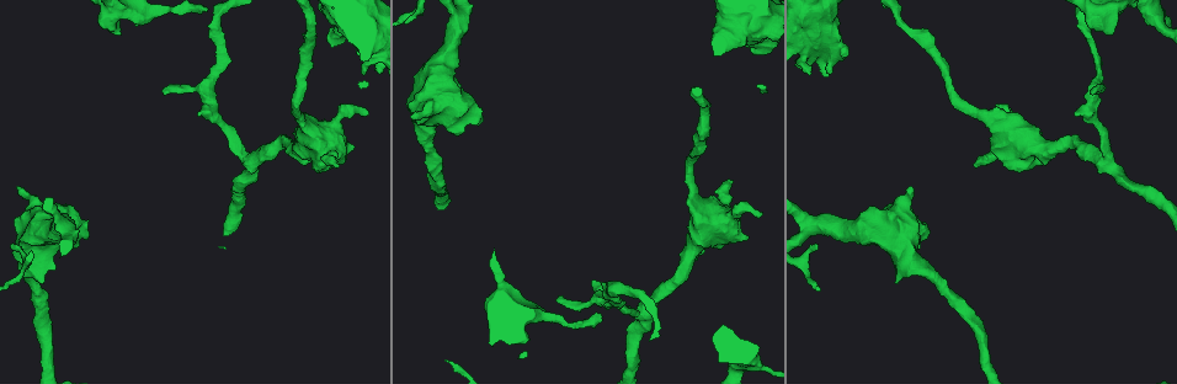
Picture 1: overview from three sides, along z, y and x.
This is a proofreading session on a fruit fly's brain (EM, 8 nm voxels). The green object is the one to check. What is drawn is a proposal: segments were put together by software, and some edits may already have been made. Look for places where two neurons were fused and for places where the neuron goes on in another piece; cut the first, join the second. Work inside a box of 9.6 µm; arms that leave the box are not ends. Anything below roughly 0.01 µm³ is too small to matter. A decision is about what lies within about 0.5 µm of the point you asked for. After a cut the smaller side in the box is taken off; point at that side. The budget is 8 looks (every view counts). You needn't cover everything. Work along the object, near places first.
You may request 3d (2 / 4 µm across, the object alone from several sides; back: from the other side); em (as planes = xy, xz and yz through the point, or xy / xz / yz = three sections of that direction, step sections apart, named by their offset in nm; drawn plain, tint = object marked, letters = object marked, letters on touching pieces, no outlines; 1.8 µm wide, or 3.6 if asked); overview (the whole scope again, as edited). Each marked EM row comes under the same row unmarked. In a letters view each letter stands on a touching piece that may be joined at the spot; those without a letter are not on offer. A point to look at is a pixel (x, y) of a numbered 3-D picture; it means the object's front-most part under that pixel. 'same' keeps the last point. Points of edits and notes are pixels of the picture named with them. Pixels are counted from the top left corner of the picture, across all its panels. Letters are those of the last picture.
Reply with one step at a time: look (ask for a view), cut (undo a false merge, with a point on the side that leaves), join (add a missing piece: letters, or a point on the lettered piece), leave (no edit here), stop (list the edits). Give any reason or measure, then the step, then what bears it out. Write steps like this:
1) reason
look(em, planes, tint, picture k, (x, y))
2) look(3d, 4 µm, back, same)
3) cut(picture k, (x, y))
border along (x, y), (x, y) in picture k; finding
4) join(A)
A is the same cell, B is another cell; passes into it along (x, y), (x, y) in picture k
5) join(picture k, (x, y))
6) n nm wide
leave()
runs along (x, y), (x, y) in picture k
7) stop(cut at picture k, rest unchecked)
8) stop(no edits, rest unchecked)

free end
look(em, xy, step 16, letters, picture 1, (208, 9))

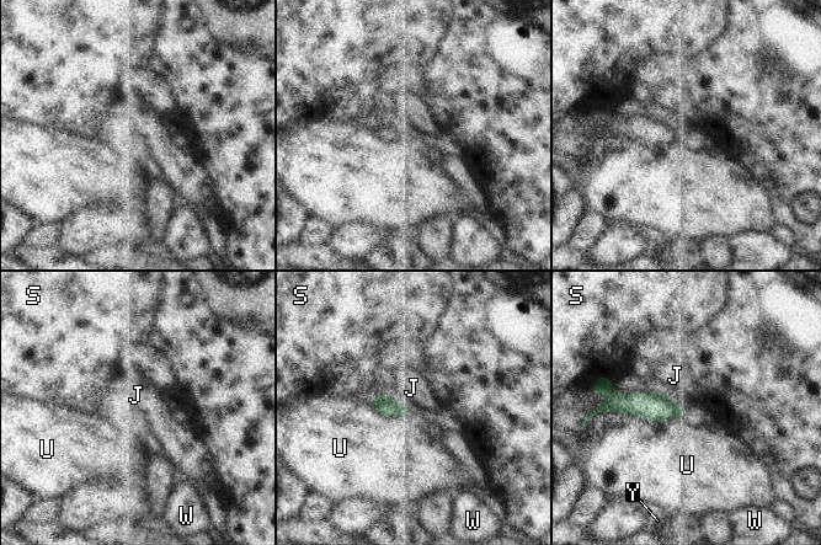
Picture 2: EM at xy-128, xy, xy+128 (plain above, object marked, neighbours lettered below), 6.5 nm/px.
look(em, xz, step 4, letters, same)

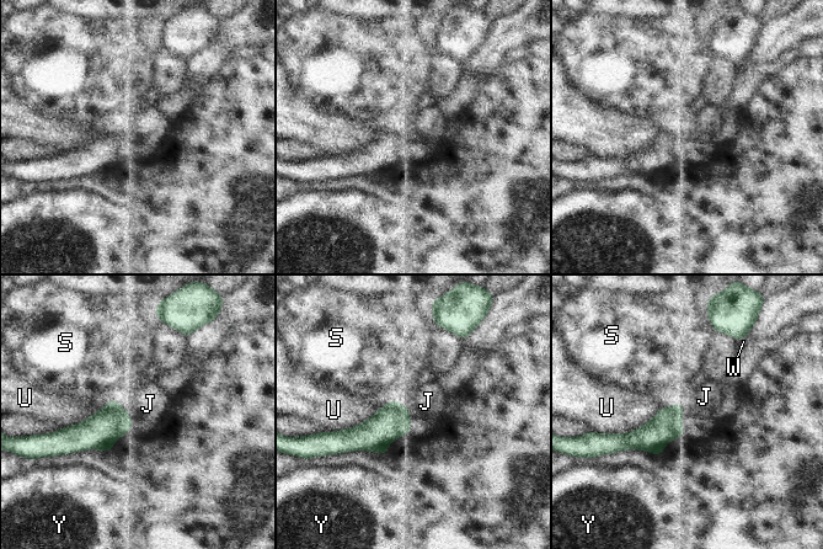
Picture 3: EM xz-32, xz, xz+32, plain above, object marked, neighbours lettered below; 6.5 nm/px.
U touches over 500 nm
leave()
J, S, U, W and Y are other cells; no lettered piece goes on from it

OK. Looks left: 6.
look(3d, 4 µm, picture 1, (109, 17))

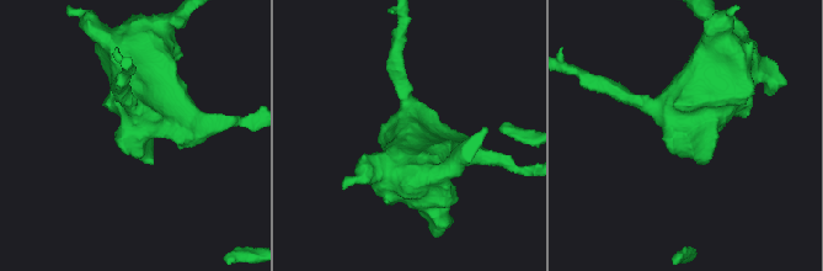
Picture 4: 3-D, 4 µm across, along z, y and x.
look(em, 3.6 µm, xz, step 4, tint, picture 4, (134, 137))

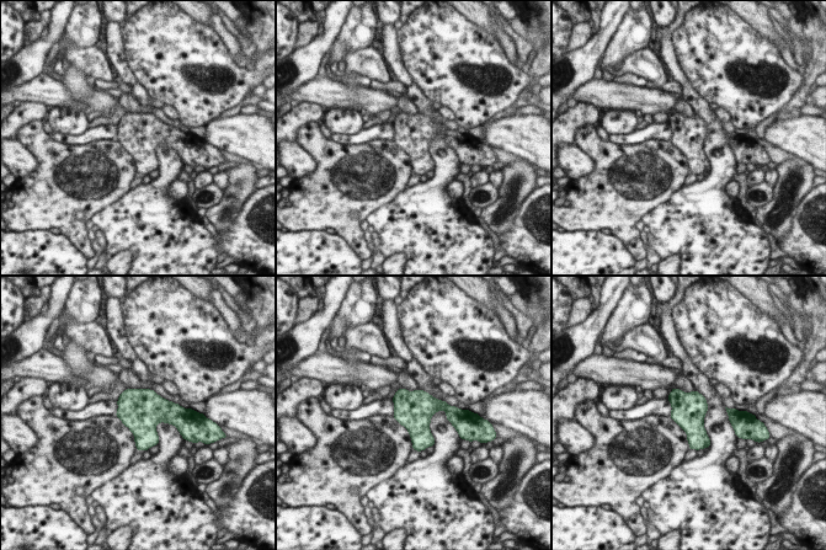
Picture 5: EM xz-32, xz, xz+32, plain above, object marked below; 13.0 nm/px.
look(em, 3.6 µm, planes, letters, same)

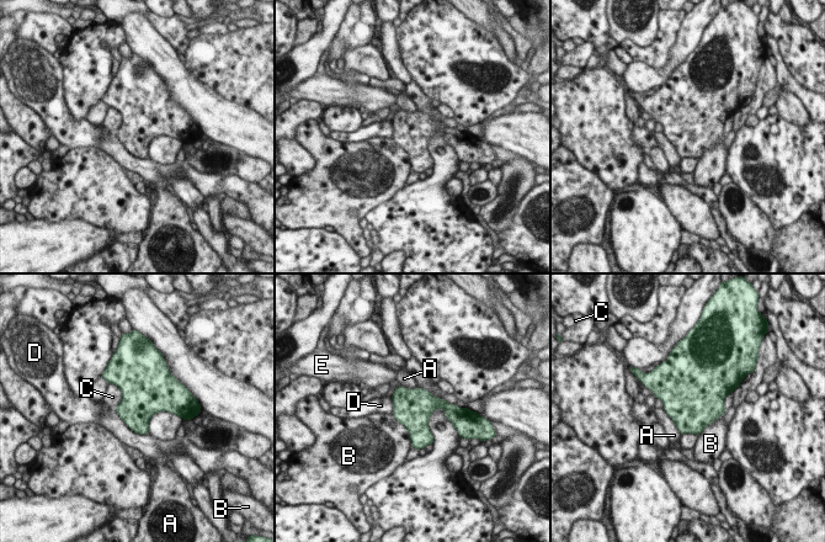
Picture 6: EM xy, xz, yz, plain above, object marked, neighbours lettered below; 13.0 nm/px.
480 nm wide
leave()
A, B, C, D and E are other cells; border along (392, 413), (406, 429), (413, 447) in picture 6; continuous, no second neuron

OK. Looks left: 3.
free end
look(3d, 2 µm, picture 1, (761, 215))

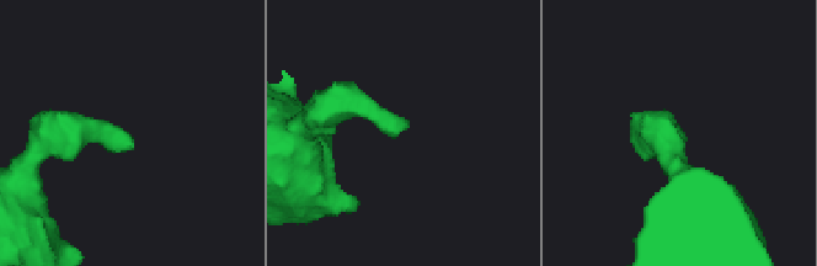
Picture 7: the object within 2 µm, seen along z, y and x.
shape alone is not enough
look(em, planes, tint, picture 7, (408, 121))

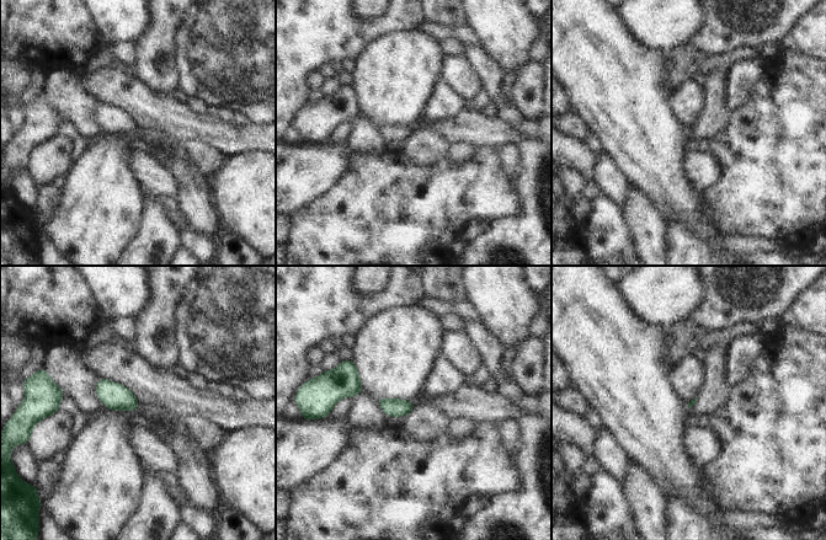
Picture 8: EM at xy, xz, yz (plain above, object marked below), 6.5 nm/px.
look(em, planes, letters, same)

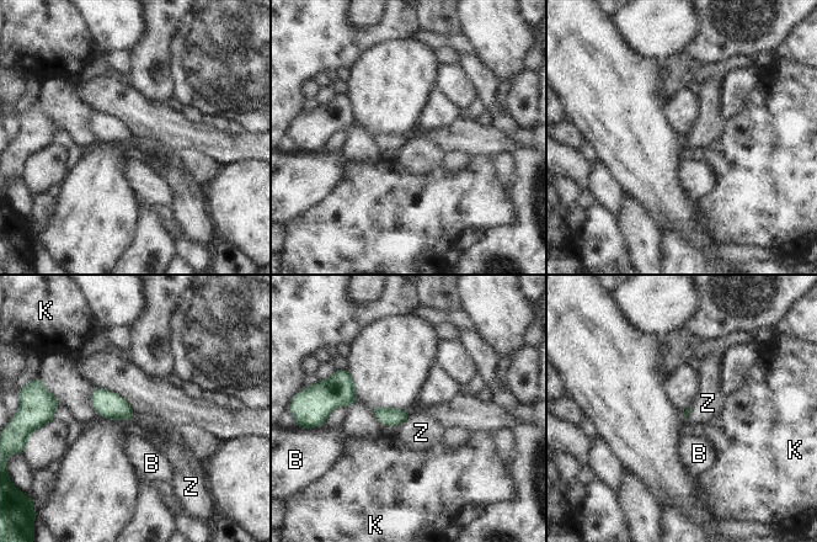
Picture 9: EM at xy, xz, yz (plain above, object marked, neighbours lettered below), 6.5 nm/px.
Z touches over 110 nm
leave()
B, K and Z are other cells; border along (410, 414), (399, 425) in picture 9; none of them fits

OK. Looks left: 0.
stop(no edits, rest unchecked)

